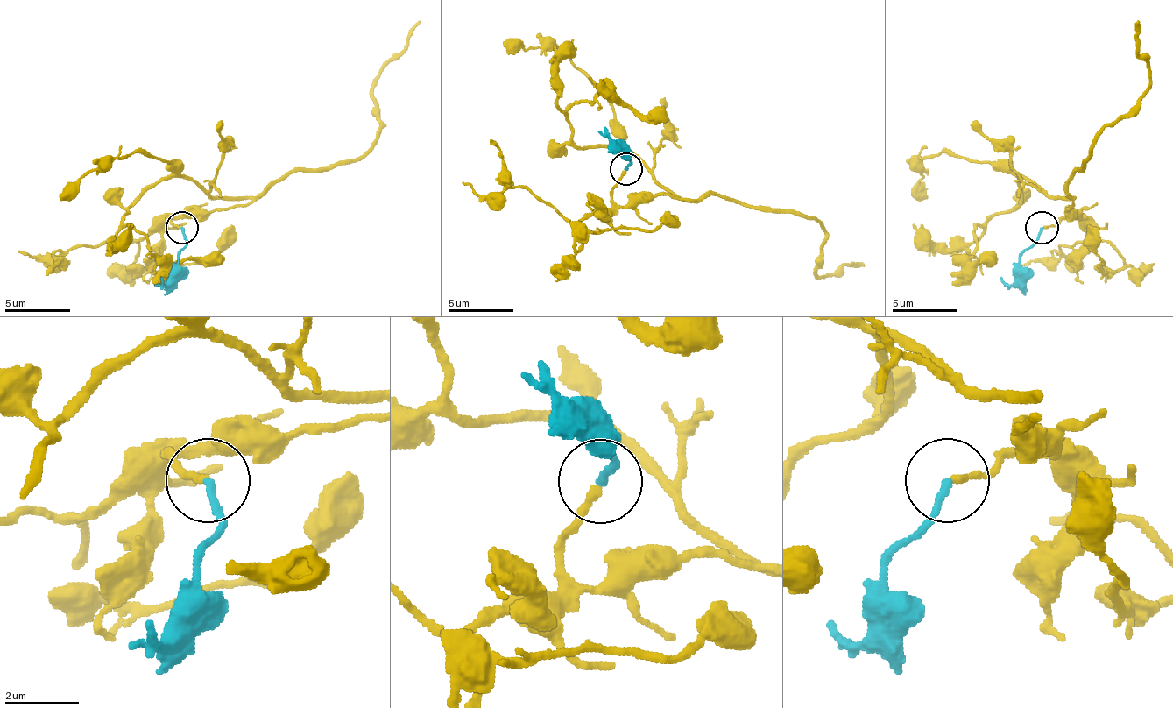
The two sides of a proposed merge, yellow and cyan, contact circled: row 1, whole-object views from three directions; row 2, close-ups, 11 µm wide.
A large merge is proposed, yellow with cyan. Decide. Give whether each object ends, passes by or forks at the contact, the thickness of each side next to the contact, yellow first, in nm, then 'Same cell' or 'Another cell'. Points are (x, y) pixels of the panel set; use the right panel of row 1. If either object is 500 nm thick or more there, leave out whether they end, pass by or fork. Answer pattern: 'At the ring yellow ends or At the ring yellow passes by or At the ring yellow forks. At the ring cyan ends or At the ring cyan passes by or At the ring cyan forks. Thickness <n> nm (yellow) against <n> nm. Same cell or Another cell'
At the ring yellow ends. At the ring cyan ends. Thickness 190 nm (yellow) against 200 nm. Same cell

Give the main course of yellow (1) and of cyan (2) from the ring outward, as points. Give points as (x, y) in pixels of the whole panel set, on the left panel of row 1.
1: (183, 229), (170, 218), (248, 202), (159, 176), (123, 222), (157, 258), (225, 258)
2: (183, 229), (186, 248), (176, 258), (176, 271), (153, 287)

